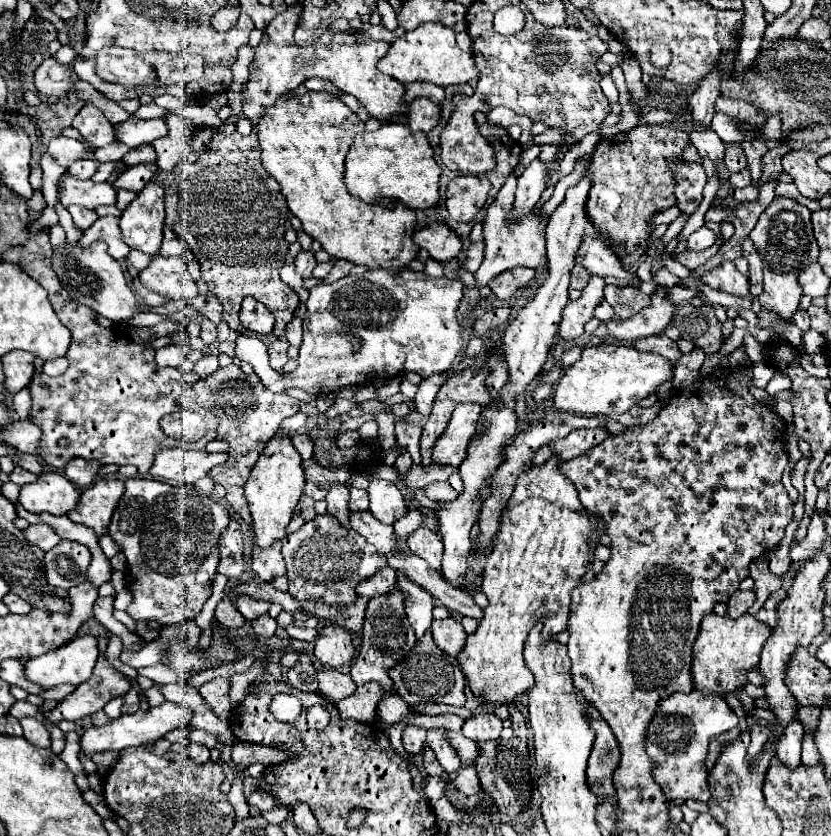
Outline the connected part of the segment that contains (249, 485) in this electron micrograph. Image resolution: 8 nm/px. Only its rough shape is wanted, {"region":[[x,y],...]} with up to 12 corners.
{"region":[[289,435],[269,439],[245,497],[255,543],[283,539],[303,495],[303,461]]}

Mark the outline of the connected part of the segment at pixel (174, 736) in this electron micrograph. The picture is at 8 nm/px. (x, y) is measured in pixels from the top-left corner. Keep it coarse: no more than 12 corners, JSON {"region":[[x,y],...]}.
{"region":[[179,727],[165,738],[171,743],[189,744],[189,732],[193,728]]}

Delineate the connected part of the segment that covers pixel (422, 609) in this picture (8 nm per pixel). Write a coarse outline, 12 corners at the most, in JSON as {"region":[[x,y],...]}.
{"region":[[397,571],[405,615],[419,641],[429,631],[433,597]]}

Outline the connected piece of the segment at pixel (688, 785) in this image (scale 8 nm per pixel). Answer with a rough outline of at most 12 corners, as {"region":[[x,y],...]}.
{"region":[[721,695],[661,699],[645,733],[667,799],[709,801],[709,741],[737,727]]}

